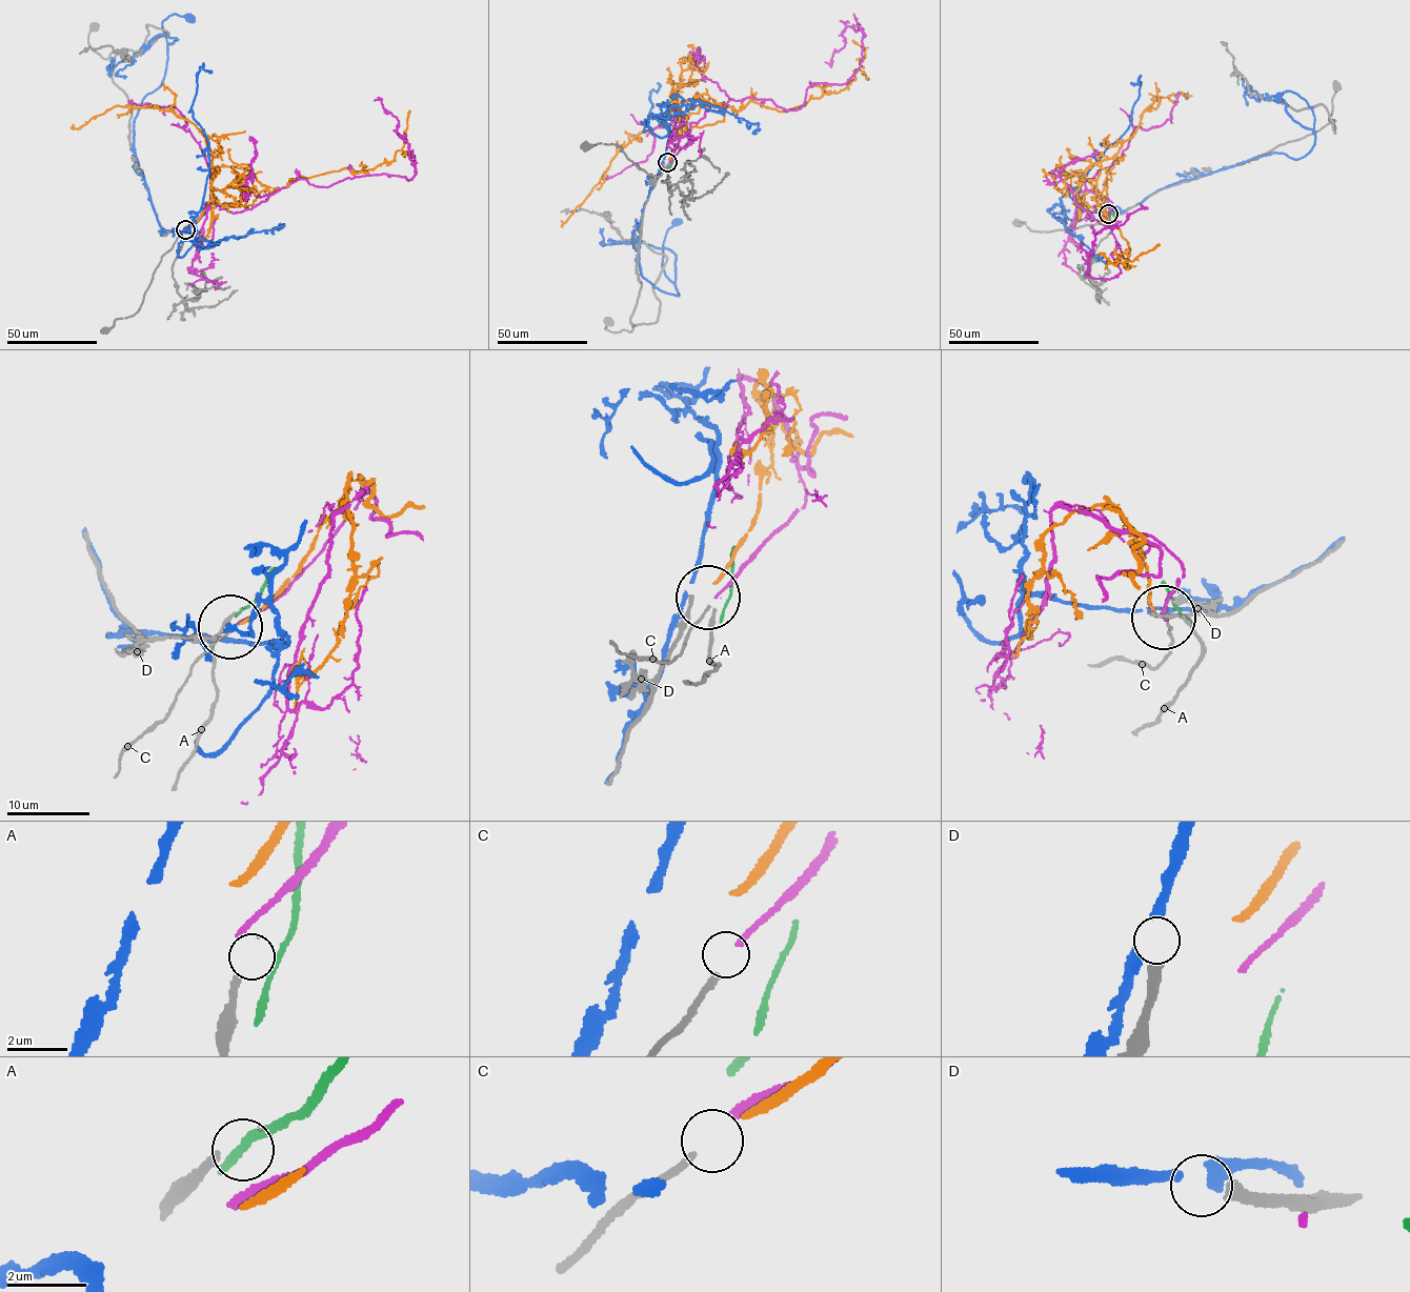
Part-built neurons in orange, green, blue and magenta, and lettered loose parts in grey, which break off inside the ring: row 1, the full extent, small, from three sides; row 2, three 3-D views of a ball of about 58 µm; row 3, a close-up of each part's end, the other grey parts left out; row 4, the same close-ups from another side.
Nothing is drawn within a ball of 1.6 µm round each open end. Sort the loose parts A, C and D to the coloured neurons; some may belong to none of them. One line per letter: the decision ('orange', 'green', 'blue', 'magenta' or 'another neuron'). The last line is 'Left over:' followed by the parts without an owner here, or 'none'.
A: another neuron
C: magenta
D: another neuron
Left over: A, D

